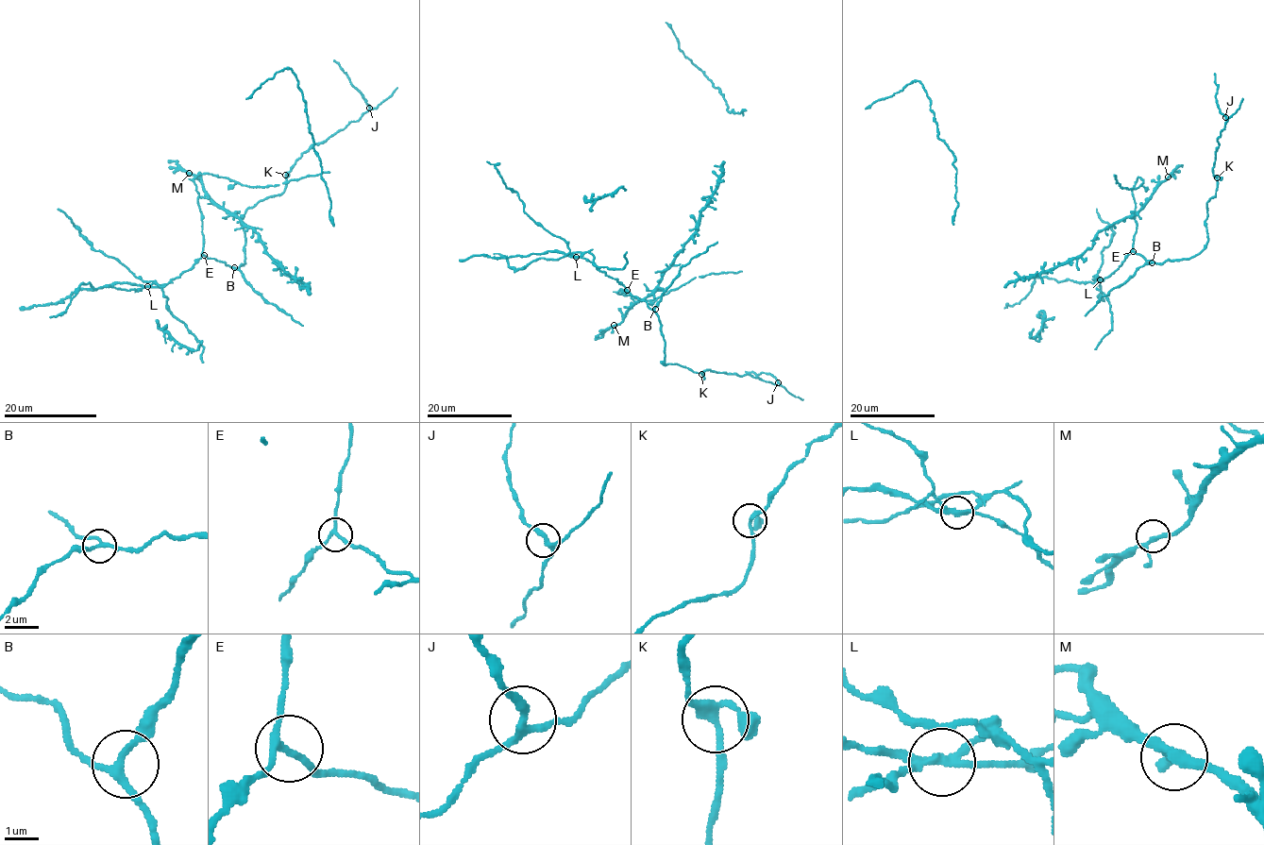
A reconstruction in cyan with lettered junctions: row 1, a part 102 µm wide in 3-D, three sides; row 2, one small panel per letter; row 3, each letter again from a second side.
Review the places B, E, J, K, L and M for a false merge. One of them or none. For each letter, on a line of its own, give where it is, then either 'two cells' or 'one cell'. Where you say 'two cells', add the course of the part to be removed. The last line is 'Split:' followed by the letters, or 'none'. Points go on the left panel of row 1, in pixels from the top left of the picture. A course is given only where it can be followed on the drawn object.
B: at (234, 267); one cell
E: at (204, 255); one cell
J: at (369, 108); one cell
K: at (285, 175); one cell
L: at (147, 286); two cells; foreign part runs (148, 286), (141, 290), (121, 290), (106, 286), (94, 289), (89, 282), (81, 284), (61, 314), (50, 317)
M: at (189, 173); one cell
Split: L

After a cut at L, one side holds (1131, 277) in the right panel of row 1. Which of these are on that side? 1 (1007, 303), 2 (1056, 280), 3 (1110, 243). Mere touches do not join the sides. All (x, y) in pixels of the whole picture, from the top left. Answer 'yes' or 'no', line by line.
1: no
2: no
3: no

